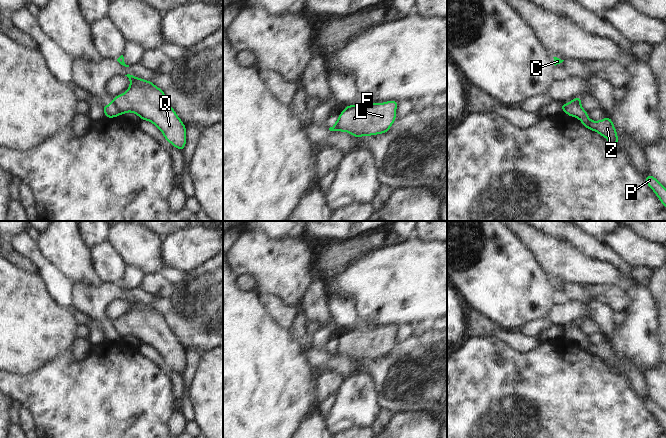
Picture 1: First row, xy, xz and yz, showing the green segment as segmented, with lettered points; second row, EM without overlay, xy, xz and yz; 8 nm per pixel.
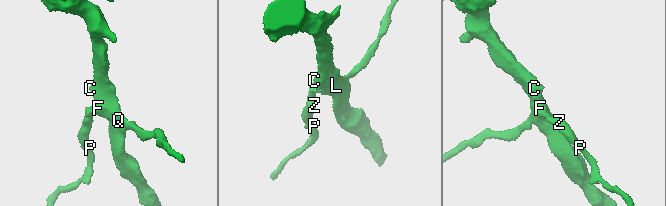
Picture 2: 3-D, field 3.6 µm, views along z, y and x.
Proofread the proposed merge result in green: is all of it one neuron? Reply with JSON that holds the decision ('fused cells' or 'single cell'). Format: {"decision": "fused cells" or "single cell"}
{"decision": "fused cells"}

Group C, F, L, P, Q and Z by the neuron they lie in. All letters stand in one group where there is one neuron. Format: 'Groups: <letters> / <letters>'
Groups: C F L Q / P Z

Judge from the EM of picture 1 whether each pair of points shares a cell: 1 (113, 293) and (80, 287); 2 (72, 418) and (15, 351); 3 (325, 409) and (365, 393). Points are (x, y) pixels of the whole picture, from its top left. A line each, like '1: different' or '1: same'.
1: same
2: different
3: different

